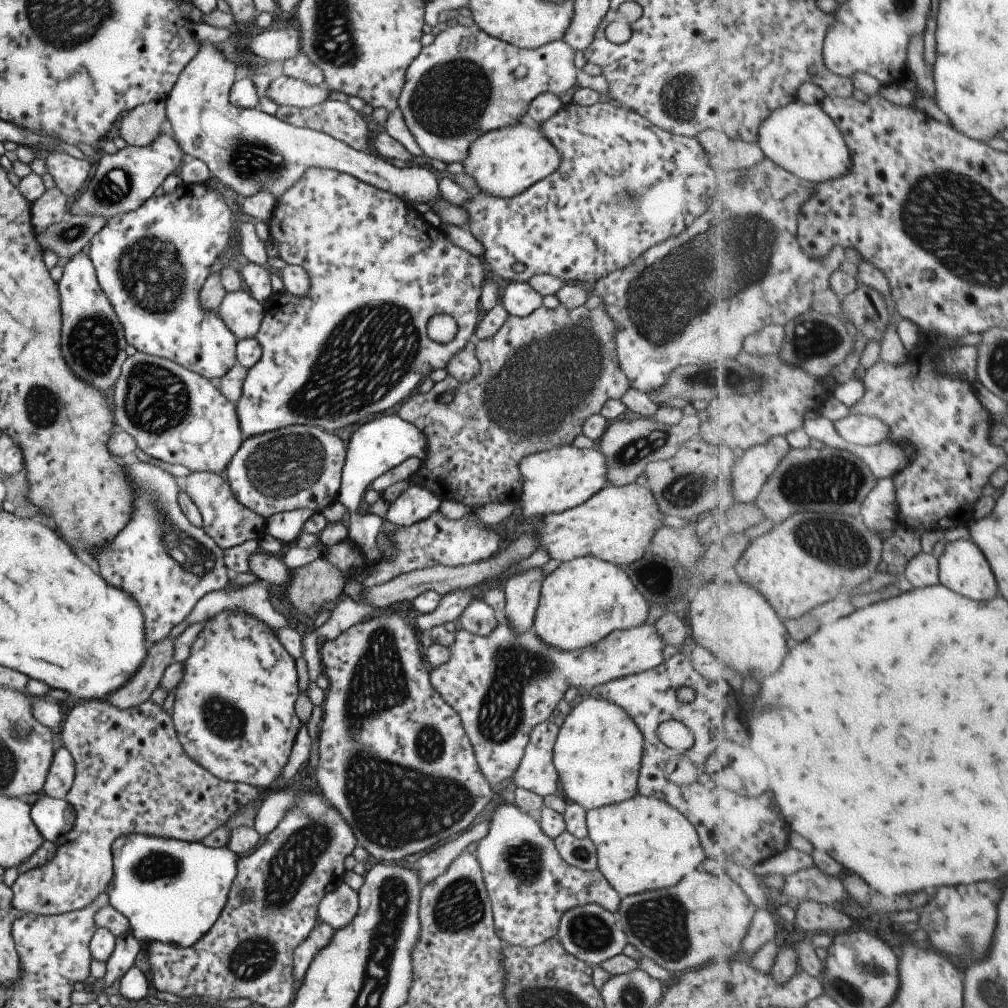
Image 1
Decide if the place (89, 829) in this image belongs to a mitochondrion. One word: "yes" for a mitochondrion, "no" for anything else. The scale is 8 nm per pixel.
no

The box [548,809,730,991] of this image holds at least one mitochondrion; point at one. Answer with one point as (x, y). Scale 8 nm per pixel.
(659, 923)

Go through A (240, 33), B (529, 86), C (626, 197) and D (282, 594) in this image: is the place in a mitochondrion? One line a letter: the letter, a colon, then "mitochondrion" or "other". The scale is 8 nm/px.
A: other
B: other
C: mitochondrion
D: other

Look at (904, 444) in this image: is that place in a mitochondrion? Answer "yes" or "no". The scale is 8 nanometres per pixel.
no

